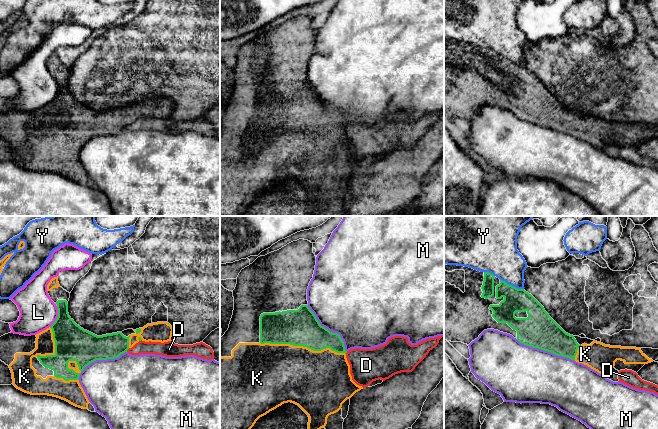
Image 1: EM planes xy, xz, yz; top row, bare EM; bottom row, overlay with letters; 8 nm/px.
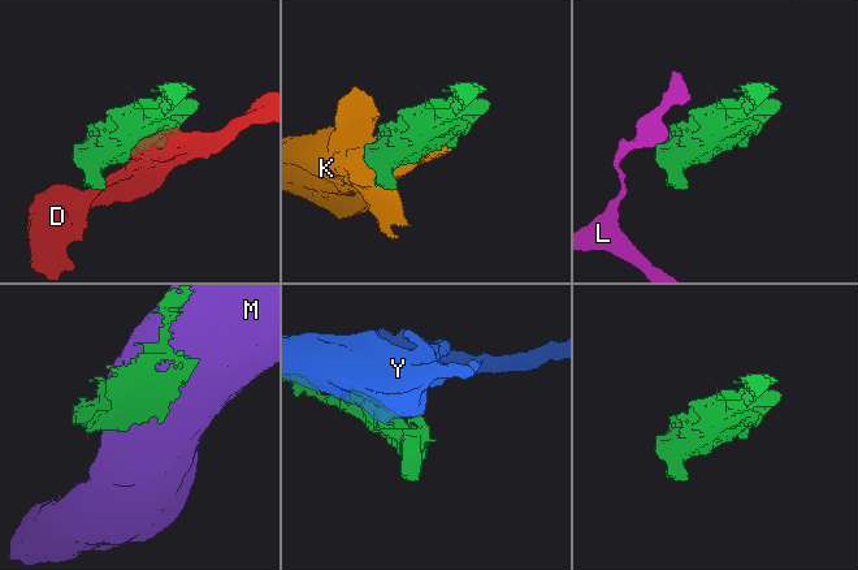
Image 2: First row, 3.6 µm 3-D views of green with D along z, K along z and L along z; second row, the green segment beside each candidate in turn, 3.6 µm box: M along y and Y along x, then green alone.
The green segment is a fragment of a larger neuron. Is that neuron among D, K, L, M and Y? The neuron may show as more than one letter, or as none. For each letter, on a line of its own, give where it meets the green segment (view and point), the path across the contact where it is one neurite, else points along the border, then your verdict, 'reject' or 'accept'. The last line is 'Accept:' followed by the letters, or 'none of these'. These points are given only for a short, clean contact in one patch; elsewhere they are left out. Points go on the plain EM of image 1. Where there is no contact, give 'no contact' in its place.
D: meets green in xy at (127, 125); reject
K: meets green in xz at (303, 122); accept
L: meets green in xy at (58, 92); border along xy (57, 82), (57, 94), (49, 102); reject
M: meets green in yz at (545, 126); reject
Y: meets green in yz at (511, 61); reject
Accept: K

